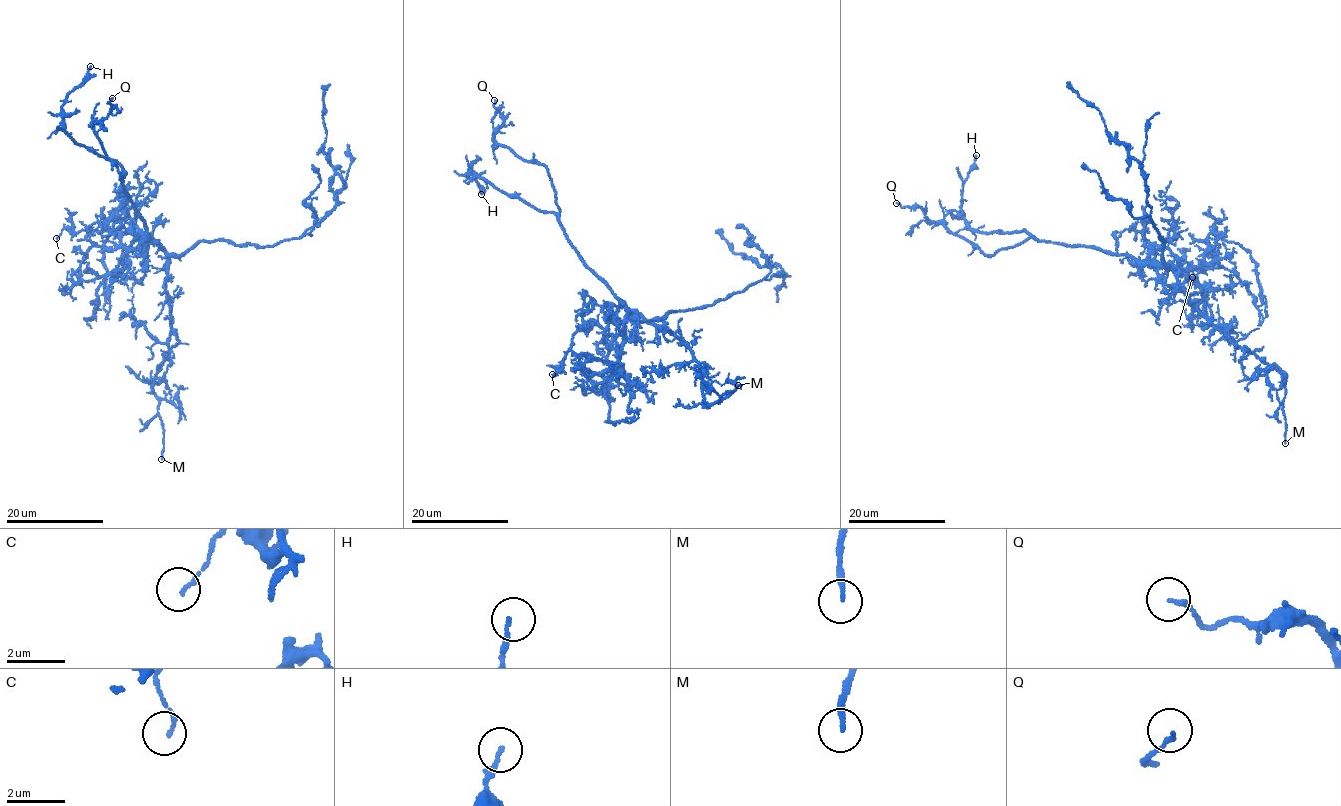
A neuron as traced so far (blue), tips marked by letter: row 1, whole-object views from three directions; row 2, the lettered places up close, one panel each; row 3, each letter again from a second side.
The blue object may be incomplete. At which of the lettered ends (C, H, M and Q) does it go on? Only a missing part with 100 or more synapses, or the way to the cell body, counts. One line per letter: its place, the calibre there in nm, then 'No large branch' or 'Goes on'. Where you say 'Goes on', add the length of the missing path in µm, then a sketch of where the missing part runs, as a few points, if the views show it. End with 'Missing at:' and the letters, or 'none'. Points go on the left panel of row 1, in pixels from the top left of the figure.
C: Place: (56, 238). Thickness 110 nm. No large branch
H: Place: (90, 66). Thickness 130 nm. No large branch
M: Place: (161, 459). Thickness 180 nm. Goes on. Missing length about 70 µm
Q: Place: (112, 98). Thickness 130 nm. No large branch
Missing at: M

